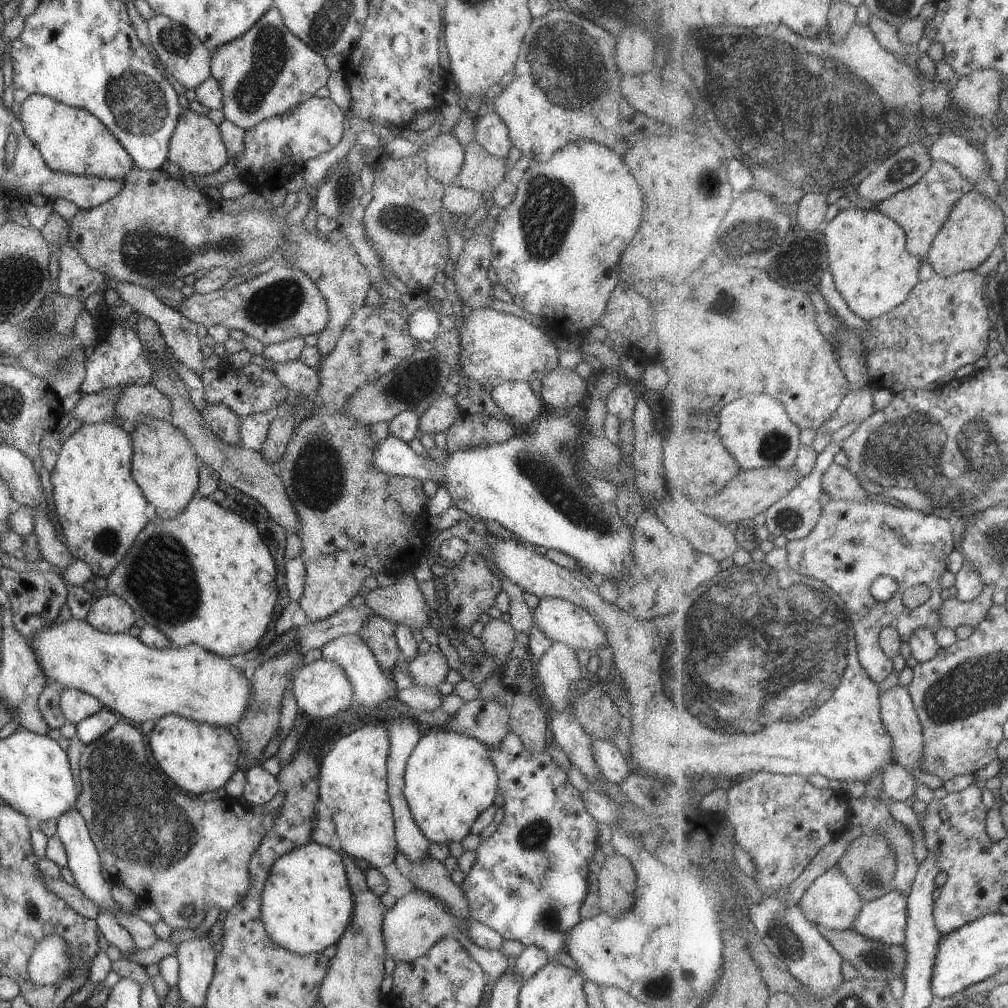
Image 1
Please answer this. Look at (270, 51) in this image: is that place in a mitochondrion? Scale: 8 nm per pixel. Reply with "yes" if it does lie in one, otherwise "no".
yes

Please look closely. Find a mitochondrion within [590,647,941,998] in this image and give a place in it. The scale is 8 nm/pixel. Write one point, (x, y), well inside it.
(785, 936)

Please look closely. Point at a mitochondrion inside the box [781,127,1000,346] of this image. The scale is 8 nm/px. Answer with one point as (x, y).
(900, 169)

